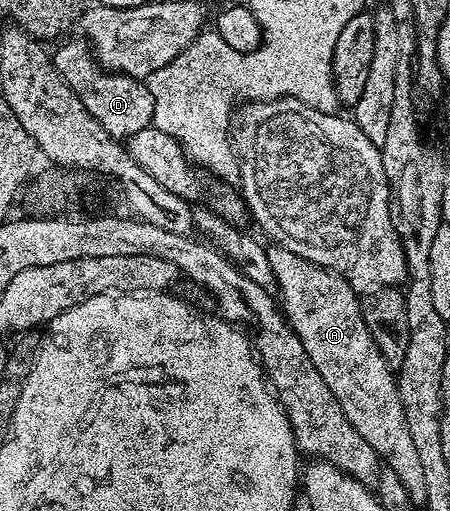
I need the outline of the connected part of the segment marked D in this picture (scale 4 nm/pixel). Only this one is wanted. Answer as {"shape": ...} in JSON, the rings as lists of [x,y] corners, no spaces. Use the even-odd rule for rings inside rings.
{"shape":[[[64,40],[64,45],[56,44],[53,49],[53,60],[55,69],[65,79],[65,83],[85,103],[85,111],[109,131],[111,137],[130,139],[137,135],[137,131],[145,131],[153,122],[153,99],[151,94],[145,91],[142,80],[120,76],[110,71],[100,71],[101,66],[95,60],[86,40],[79,41]],[[59,45],[59,46],[58,46]],[[99,72],[96,77],[87,78],[87,73]]]}

